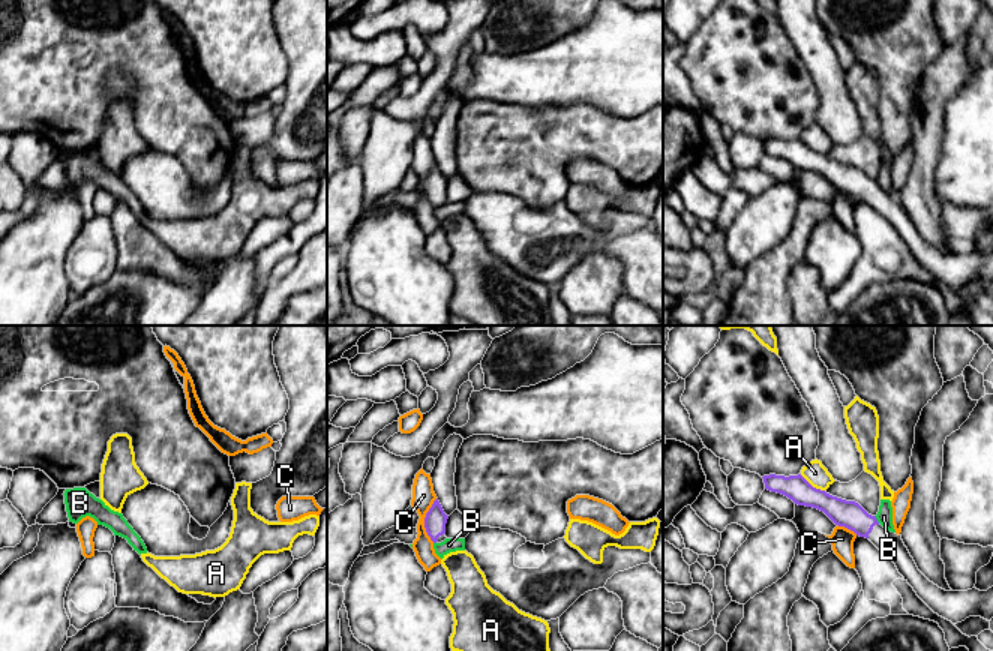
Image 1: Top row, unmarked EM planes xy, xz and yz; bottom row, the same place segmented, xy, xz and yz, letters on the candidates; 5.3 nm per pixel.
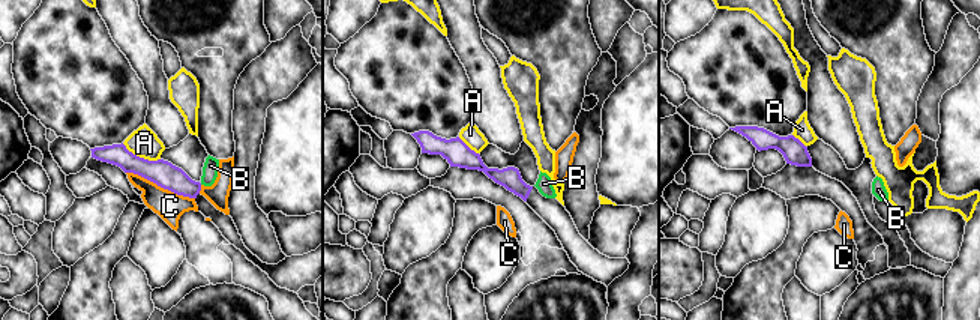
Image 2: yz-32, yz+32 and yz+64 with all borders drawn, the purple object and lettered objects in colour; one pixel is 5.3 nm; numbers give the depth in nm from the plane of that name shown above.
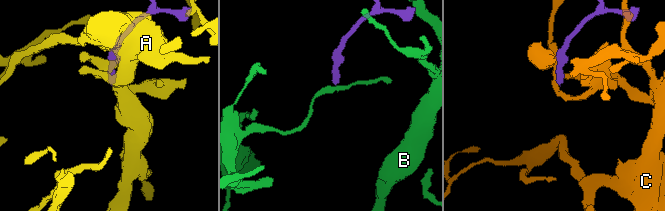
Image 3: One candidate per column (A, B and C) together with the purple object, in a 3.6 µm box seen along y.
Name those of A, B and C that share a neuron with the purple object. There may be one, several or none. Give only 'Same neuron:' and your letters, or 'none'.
Same neuron: none

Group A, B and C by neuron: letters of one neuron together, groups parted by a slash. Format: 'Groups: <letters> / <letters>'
Groups: A / B / C

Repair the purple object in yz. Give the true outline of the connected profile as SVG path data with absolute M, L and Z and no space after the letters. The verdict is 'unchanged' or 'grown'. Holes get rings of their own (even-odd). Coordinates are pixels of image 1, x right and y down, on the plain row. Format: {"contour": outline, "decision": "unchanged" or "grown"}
{"contour": "M801 138L764 140L765 153L782 158L798 170L824 176L836 189L868 202L897 231L898 237L914 252L916 260L939 280L952 288L969 280L993 282L993 250L987 255L976 252L968 255L945 255L930 246L916 231L902 200L885 194L858 166L846 165L813 152Z", "decision": "grown"}

